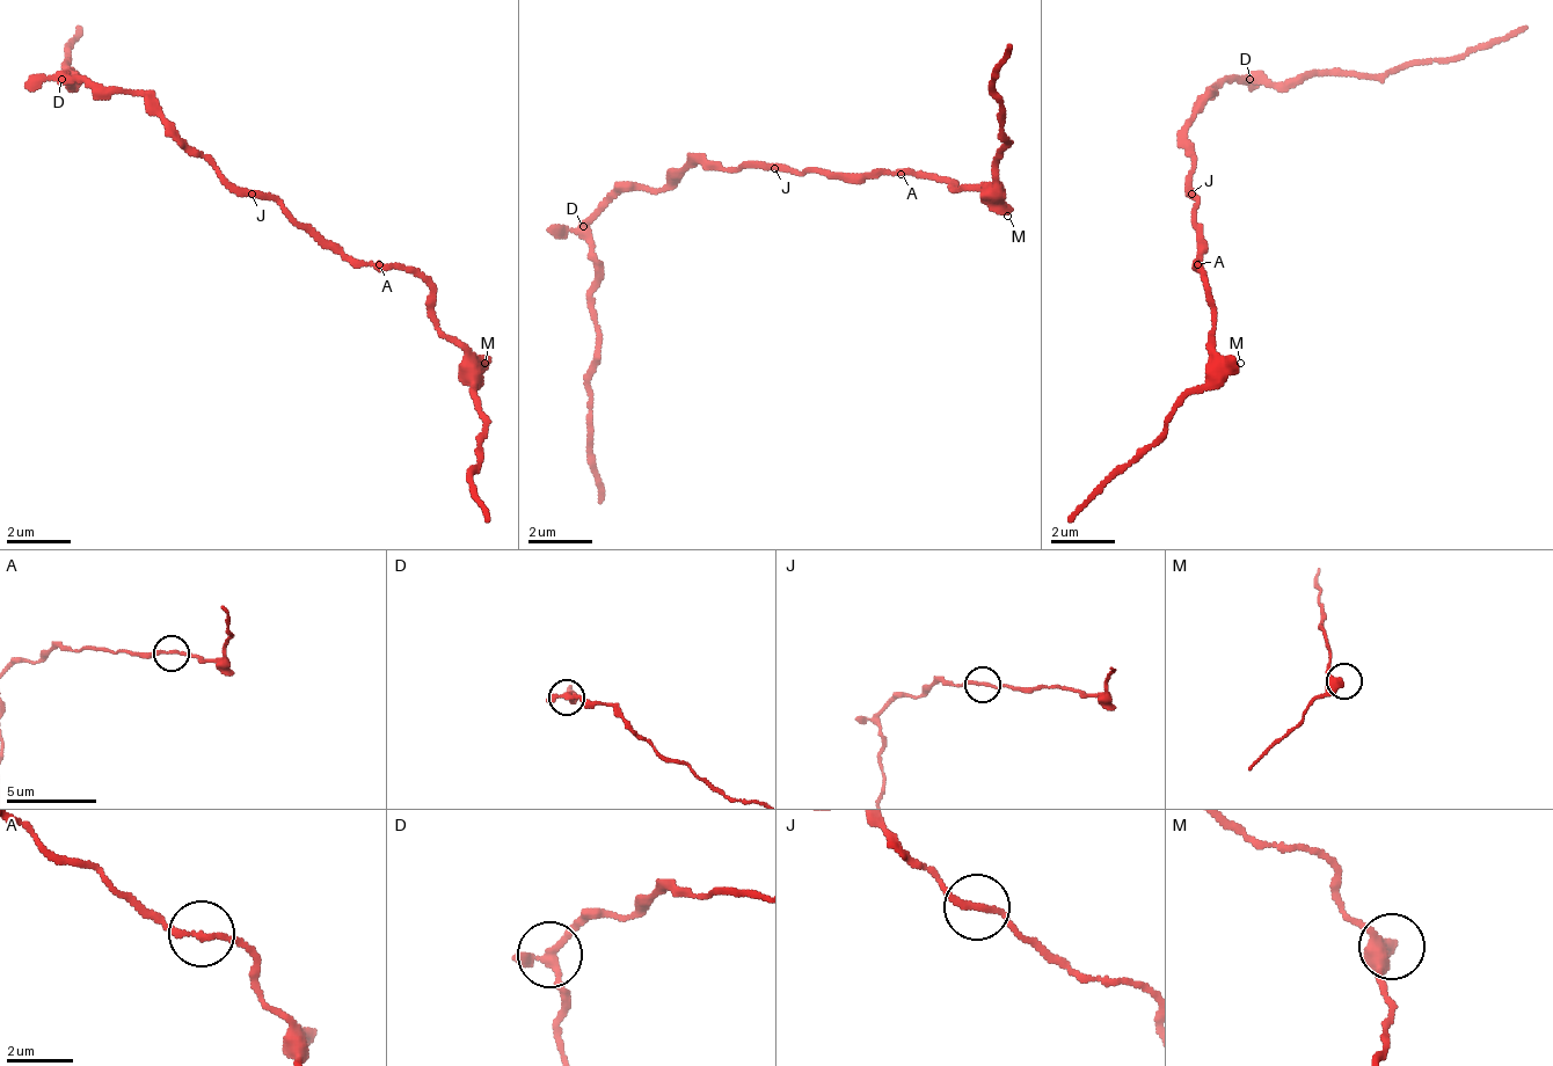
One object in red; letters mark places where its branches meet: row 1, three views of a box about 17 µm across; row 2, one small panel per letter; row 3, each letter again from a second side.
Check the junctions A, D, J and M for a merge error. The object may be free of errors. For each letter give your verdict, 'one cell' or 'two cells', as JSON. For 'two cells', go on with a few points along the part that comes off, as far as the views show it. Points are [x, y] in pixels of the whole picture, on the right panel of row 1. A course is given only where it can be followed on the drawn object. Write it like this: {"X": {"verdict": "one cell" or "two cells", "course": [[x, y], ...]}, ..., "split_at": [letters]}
{"A": {"verdict": "one cell"}, "D": {"verdict": "one cell"}, "J": {"verdict": "one cell"}, "M": {"verdict": "one cell"}, "split_at": []}

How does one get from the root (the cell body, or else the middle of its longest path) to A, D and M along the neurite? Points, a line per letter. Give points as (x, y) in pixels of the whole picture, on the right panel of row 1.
A: (1191, 194), (1191, 218), (1200, 226), (1200, 267)
D: (1191, 194), (1191, 138), (1183, 130), (1216, 97), (1216, 89), (1224, 81), (1248, 81)
M: (1191, 194), (1191, 218), (1200, 226), (1200, 282), (1208, 290), (1208, 306), (1216, 314), (1216, 347), (1240, 363)

